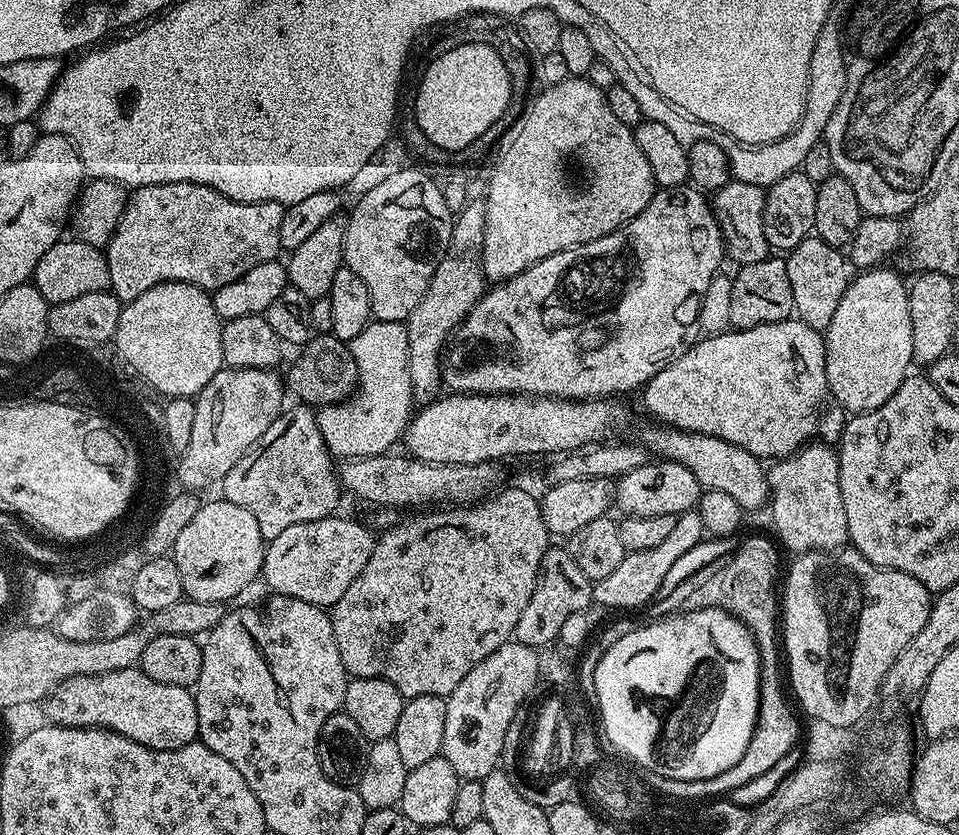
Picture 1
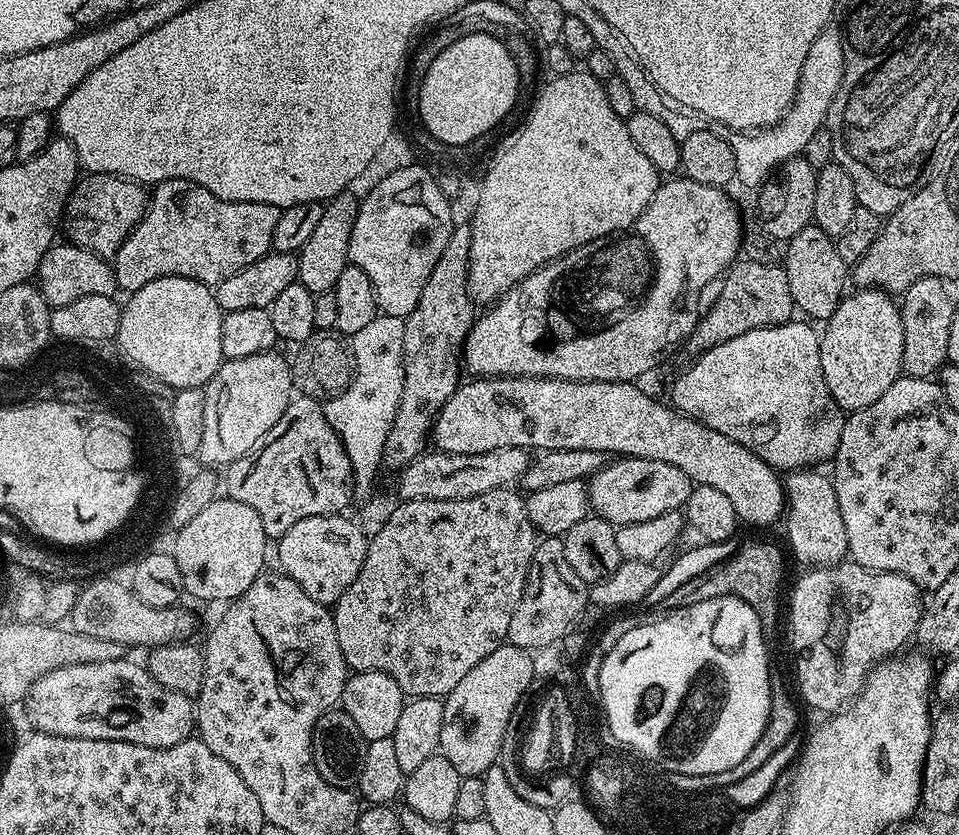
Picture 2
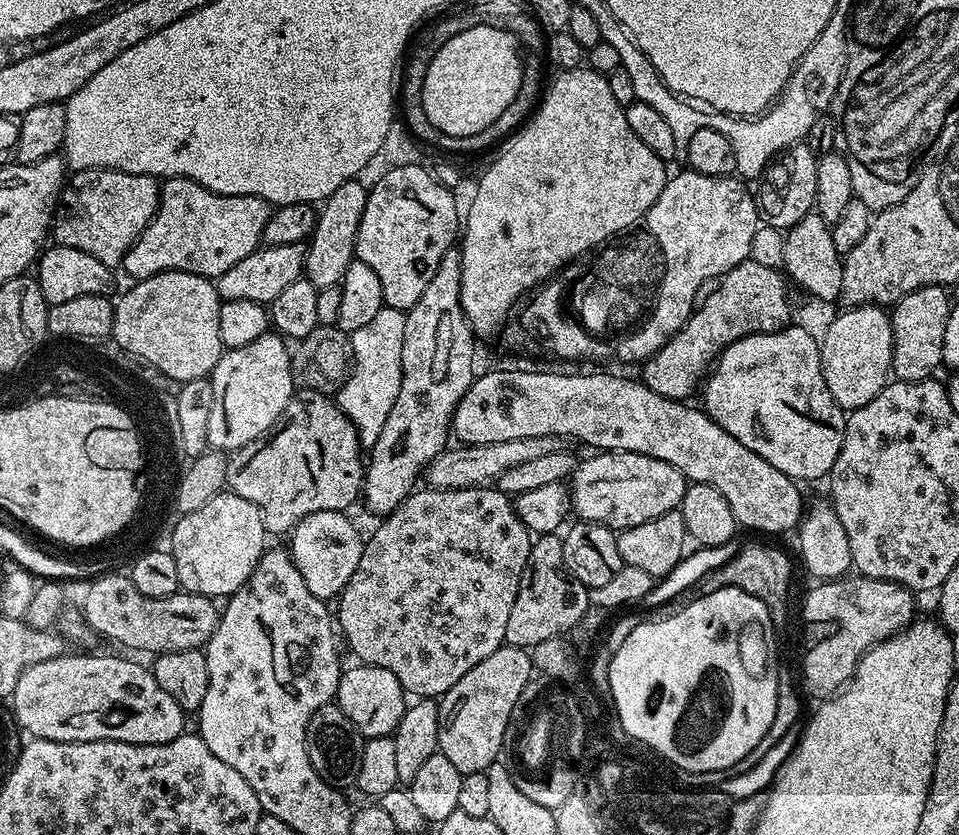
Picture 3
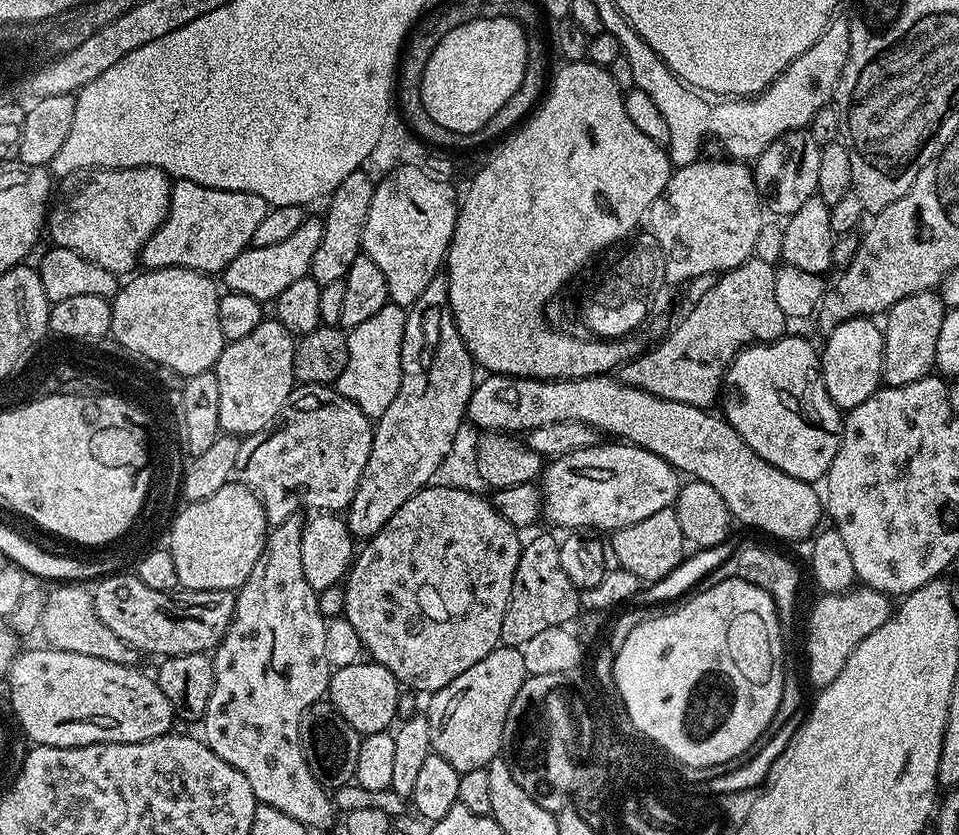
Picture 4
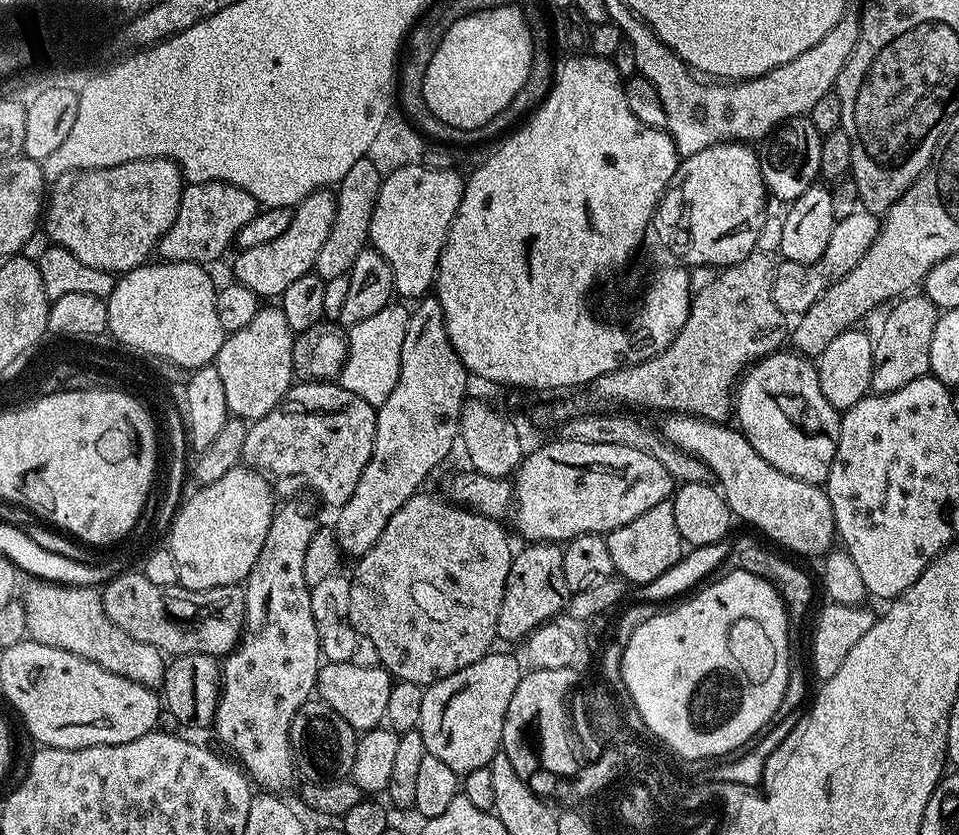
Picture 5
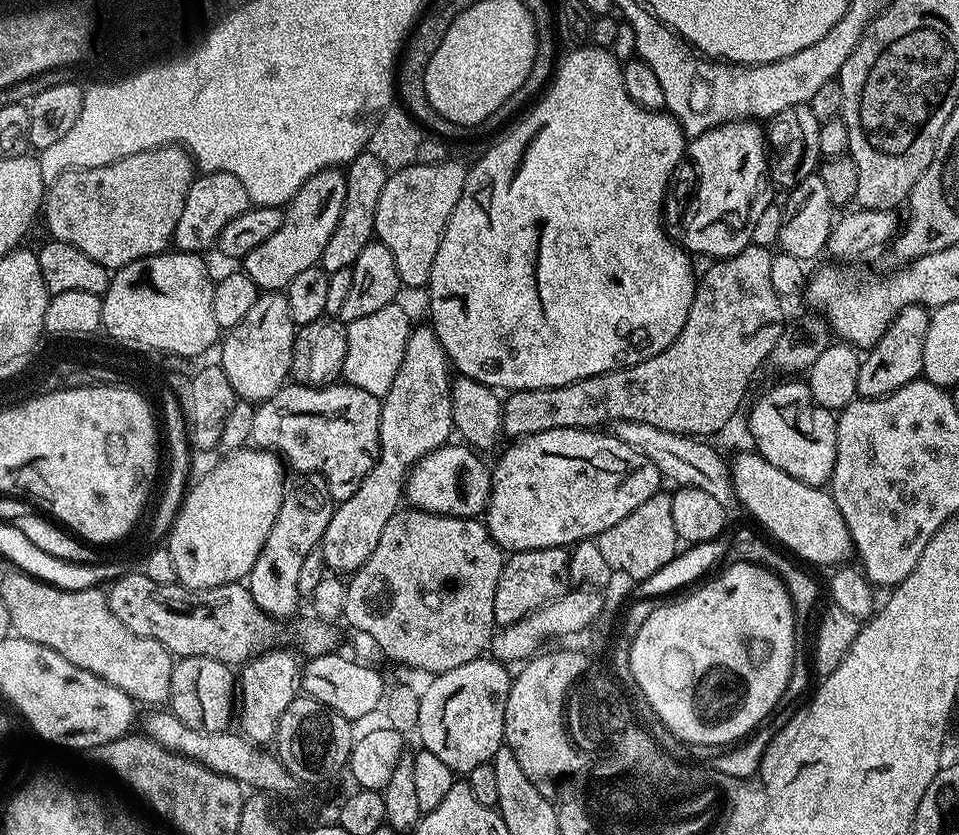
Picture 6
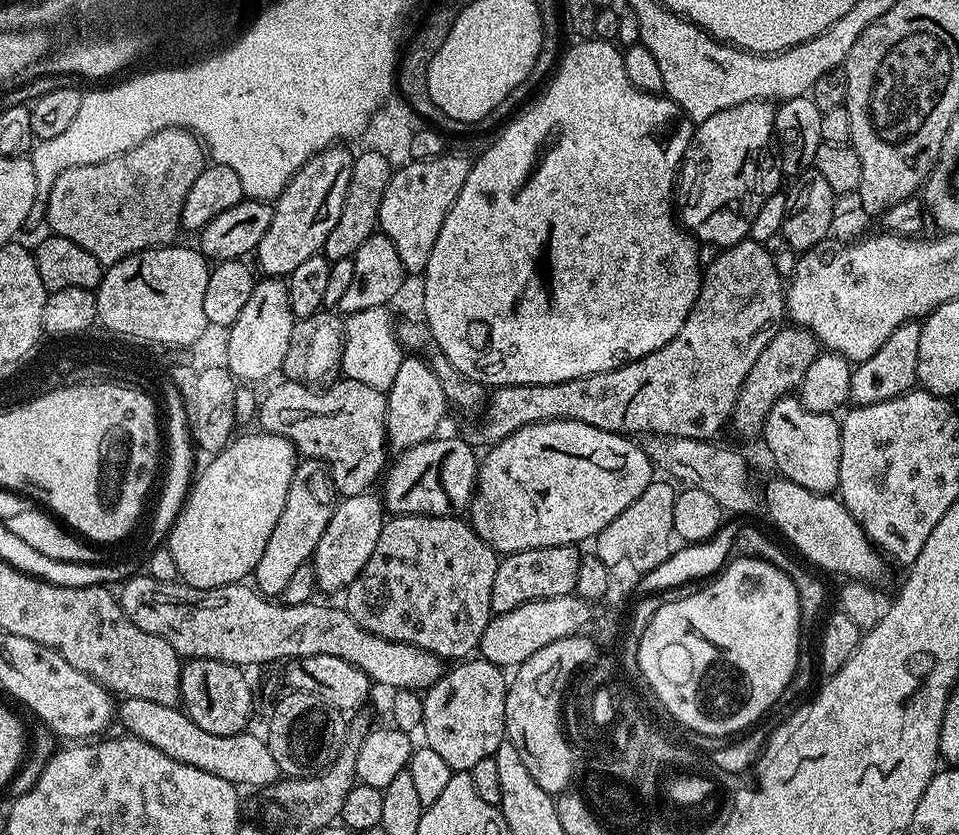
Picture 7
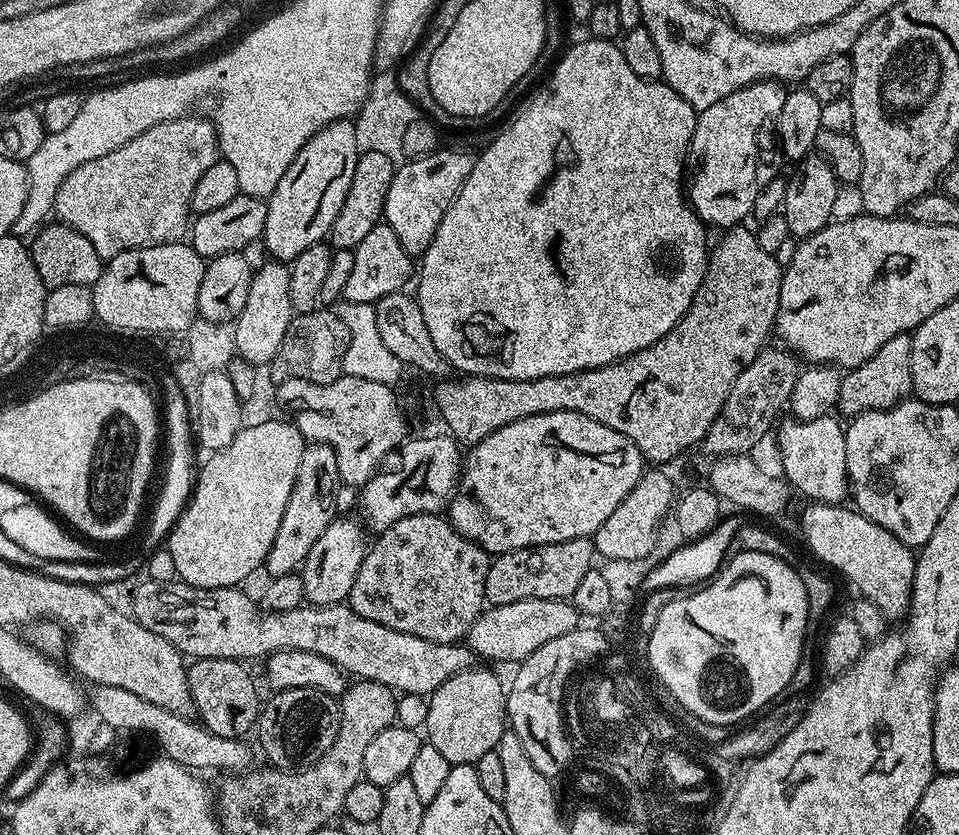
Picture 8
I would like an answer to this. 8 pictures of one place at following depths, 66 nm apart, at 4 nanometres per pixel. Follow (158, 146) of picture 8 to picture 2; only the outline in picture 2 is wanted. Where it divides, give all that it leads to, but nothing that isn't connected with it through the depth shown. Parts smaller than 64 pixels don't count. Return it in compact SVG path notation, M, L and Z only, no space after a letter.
M108 172L84 174L68 196L64 207L62 236L74 246L82 246L105 258L115 257L122 242L134 230L148 209L150 192L143 184L129 180L126 176L111 176Z

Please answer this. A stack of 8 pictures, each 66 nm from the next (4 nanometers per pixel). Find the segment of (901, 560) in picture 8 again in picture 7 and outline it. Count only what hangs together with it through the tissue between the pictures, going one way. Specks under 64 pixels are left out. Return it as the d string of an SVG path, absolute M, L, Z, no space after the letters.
M775 478L762 492L762 504L768 507L768 516L776 523L776 528L809 560L828 572L845 572L845 577L865 582L876 582L884 572L886 560L878 551L877 545L862 530L862 526L848 513L848 508L835 495L811 492L794 482L783 478Z

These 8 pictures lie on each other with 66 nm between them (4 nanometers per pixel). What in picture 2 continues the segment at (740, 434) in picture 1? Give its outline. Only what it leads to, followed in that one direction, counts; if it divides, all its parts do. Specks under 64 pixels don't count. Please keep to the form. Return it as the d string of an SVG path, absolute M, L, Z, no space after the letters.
M808 322L796 323L750 330L699 353L697 360L672 384L672 407L685 416L701 420L710 430L734 438L734 442L758 454L758 458L774 469L808 470L820 466L823 460L831 461L842 438L846 413L834 402L826 378L822 378L817 329L812 329L815 327Z

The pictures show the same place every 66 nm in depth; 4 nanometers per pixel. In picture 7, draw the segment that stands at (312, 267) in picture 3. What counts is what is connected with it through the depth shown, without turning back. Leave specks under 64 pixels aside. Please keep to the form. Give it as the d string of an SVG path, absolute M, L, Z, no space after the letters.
M361 151L352 162L350 186L346 190L346 202L342 206L342 214L338 214L338 222L334 230L330 230L330 238L326 238L322 255L333 260L347 260L355 256L358 246L366 242L377 231L380 223L380 207L382 194L386 194L386 186L390 182L394 168L380 154Z

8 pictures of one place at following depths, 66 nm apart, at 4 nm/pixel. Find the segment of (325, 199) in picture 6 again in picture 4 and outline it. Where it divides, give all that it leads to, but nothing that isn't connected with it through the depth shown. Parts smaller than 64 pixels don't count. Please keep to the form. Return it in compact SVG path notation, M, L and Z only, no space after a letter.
M309 215L302 222L302 226L298 226L298 230L294 230L294 234L290 234L290 238L283 242L274 246L245 248L242 254L238 254L238 258L234 258L234 262L230 262L230 266L224 268L223 287L234 294L246 294L246 298L254 298L261 302L276 301L282 290L286 290L286 286L311 273L314 250L318 250L318 242L322 242L323 233L323 219L319 215Z

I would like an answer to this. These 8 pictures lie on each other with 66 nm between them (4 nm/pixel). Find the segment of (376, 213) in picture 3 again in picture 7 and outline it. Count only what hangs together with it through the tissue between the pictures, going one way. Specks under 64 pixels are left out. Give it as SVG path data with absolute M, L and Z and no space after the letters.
M448 155L413 159L404 167L397 167L386 186L386 194L382 194L378 228L394 242L394 250L398 250L398 258L402 258L405 273L423 273L426 262L430 262L430 250L434 250L434 242L438 242L438 230L442 230L442 222L446 222L446 214L450 206L454 206L468 177L470 160Z

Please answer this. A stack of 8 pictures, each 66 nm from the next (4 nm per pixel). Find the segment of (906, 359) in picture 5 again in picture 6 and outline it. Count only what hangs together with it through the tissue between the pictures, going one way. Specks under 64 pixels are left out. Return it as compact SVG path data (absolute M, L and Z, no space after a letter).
M907 304L892 320L891 326L882 334L875 346L861 359L858 370L858 393L861 397L876 400L905 388L911 380L923 373L922 346L926 342L929 309L923 304Z

